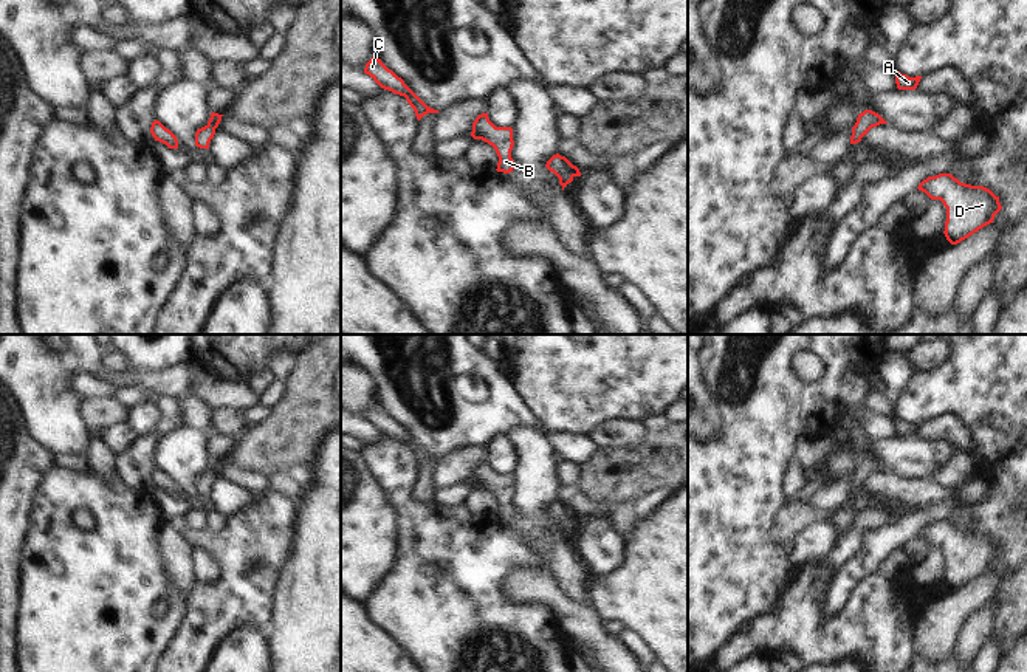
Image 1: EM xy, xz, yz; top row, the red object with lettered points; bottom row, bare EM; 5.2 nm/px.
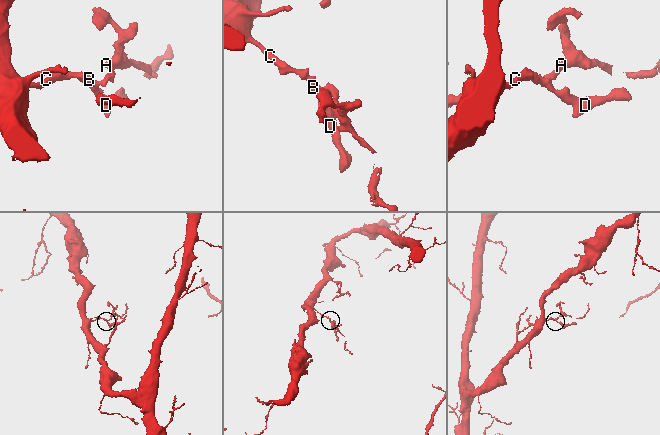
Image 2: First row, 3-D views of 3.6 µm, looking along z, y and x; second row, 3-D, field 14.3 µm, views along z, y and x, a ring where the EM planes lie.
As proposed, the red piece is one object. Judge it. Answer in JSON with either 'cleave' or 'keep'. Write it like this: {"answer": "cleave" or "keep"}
{"answer": "keep"}

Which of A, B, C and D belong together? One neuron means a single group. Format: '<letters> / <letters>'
A B C D

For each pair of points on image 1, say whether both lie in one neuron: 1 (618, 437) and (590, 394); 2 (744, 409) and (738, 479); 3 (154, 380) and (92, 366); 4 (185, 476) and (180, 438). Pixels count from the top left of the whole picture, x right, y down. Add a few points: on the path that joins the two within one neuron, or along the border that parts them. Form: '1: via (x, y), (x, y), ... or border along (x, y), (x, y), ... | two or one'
1: border along (640, 420), (609, 418), (598, 423), (586, 435) | two
2: via (744, 426), (744, 462) | one
3: via (138, 378), (112, 378), (107, 375) | one
4: via (183, 466), (182, 448) | one

